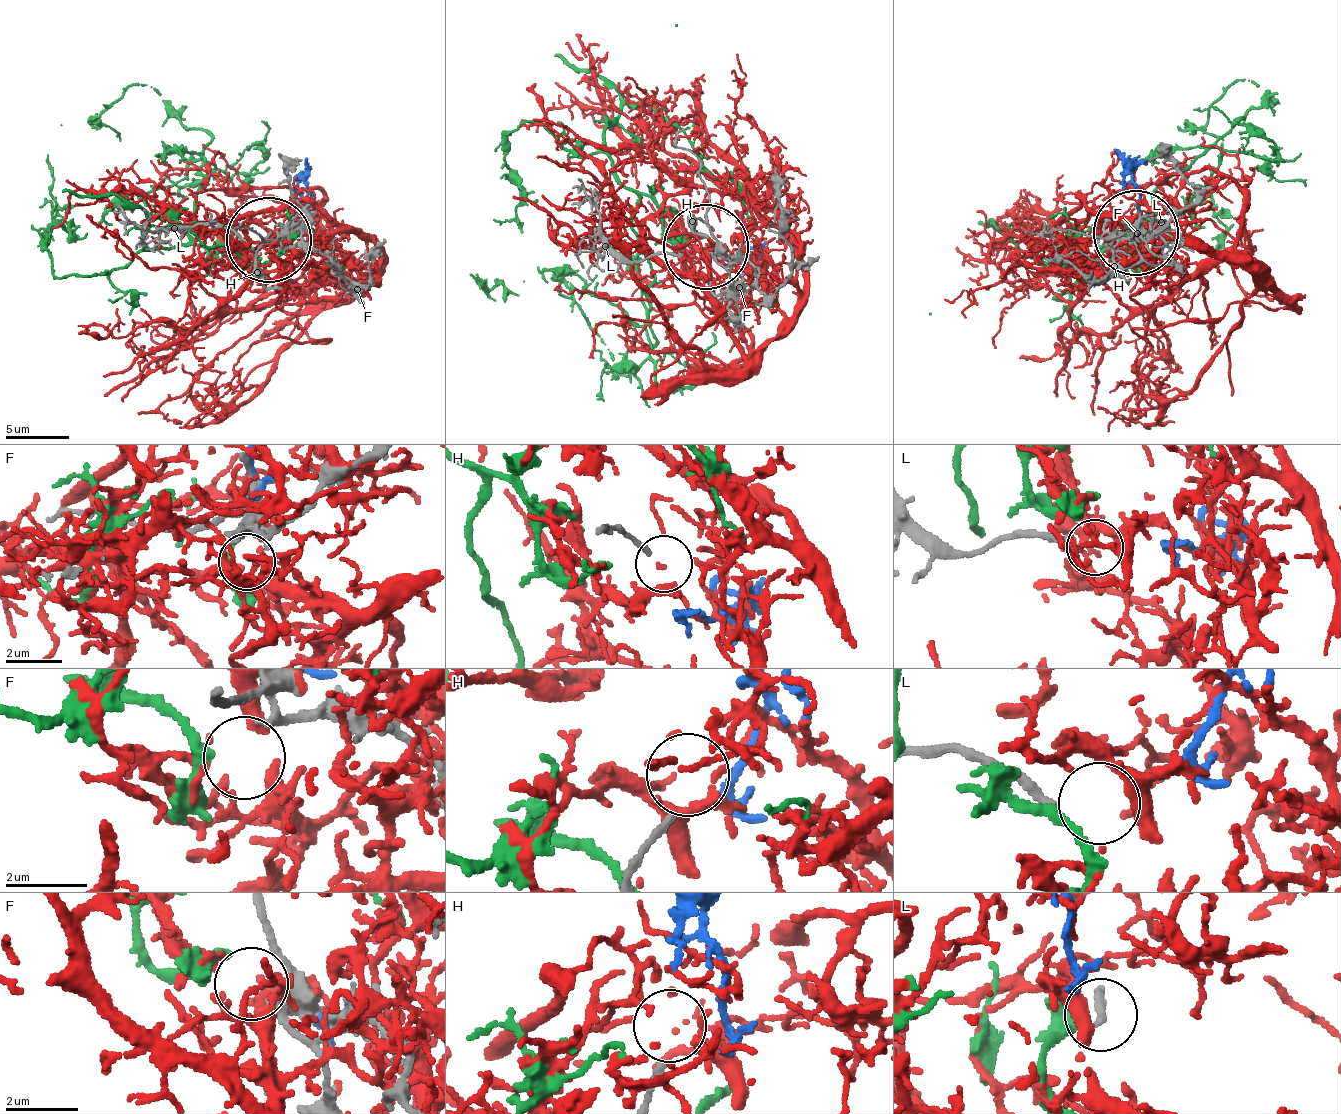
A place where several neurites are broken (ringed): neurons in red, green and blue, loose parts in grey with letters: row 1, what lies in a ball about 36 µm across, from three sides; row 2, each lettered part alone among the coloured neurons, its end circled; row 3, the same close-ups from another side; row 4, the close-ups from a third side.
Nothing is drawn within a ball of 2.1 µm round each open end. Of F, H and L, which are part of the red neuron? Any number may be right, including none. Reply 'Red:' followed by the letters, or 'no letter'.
Red: L

